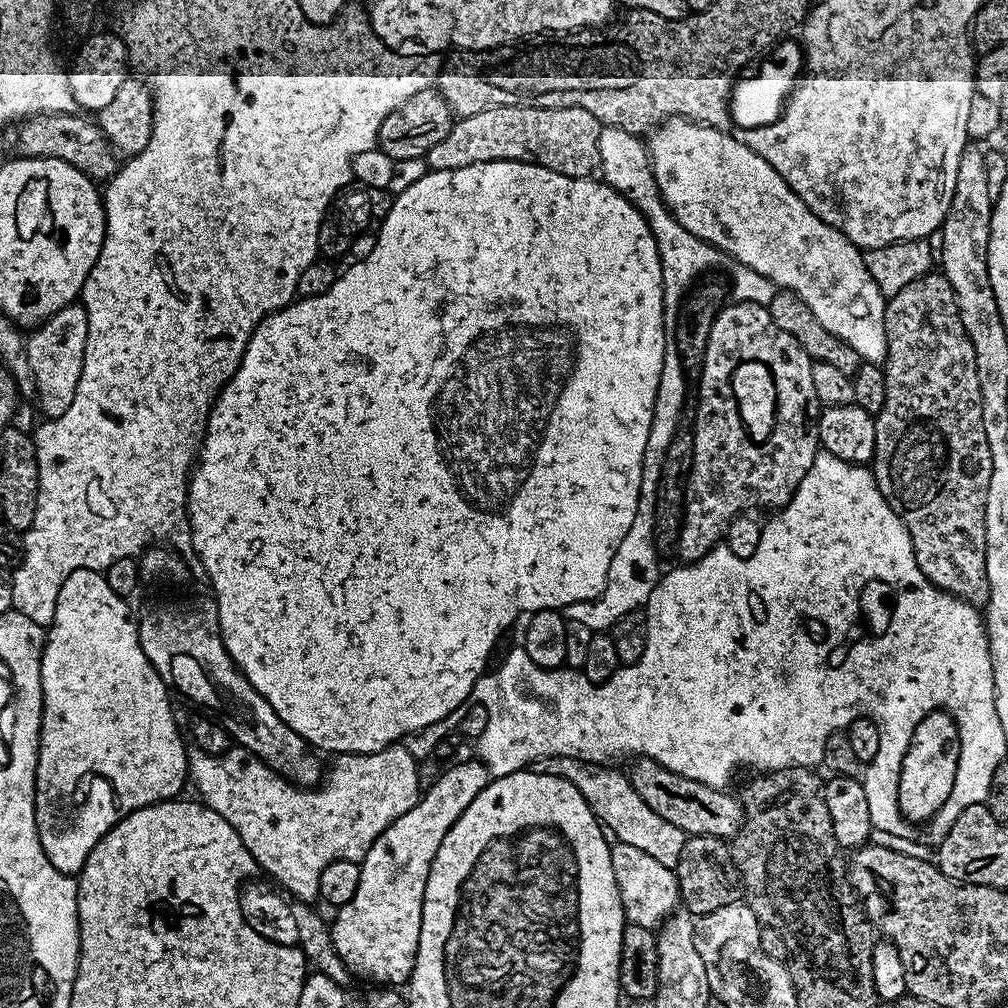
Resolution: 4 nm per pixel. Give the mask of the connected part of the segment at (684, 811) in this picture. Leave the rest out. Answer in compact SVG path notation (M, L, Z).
M640 758L630 770L634 790L646 804L674 826L678 826L688 836L735 837L744 823L744 805L731 796L731 791L711 788L697 780L674 774L666 766L647 758Z

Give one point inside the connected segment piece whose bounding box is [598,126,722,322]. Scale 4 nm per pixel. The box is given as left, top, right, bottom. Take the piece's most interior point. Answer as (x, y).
(625, 165)

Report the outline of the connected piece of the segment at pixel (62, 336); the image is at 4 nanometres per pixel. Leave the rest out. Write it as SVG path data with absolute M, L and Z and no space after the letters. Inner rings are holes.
M83 303L62 306L62 310L33 332L36 333L32 337L29 335L26 341L30 370L34 372L34 382L37 383L34 404L40 407L41 417L57 420L66 414L66 410L70 410L70 402L74 402L74 394L78 394L78 382L82 378L88 337L88 315Z

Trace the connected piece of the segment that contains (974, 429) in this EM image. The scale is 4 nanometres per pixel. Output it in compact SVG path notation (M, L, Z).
M927 272L914 282L907 283L898 294L889 297L884 306L884 337L887 340L887 354L883 364L886 378L886 402L876 417L876 454L870 461L872 476L878 490L886 498L888 505L896 511L898 518L906 526L914 546L914 558L926 579L944 592L957 596L973 606L988 603L988 578L986 576L986 494L990 490L990 446L986 442L986 430L982 430L982 390L979 387L977 358L973 342L966 334L958 310L957 296L943 273Z

